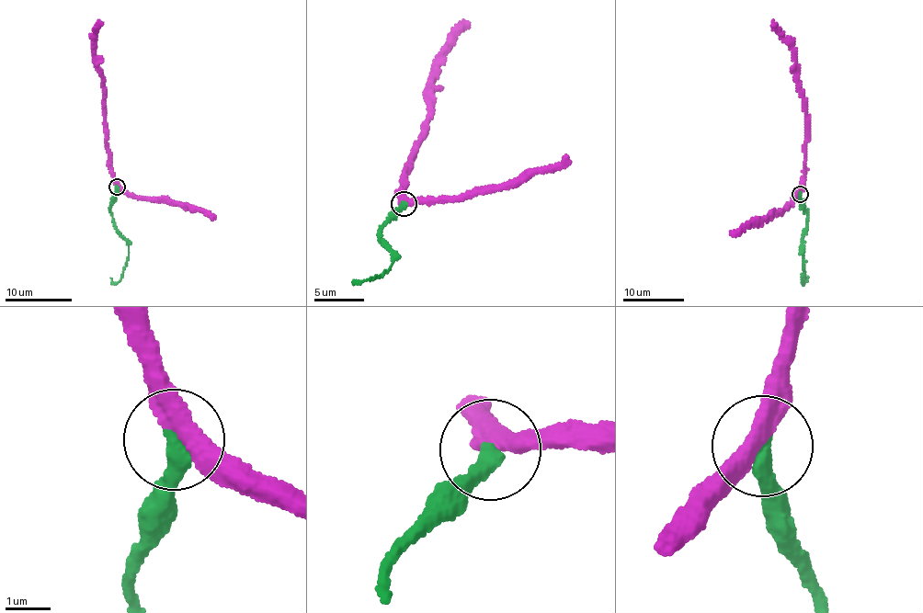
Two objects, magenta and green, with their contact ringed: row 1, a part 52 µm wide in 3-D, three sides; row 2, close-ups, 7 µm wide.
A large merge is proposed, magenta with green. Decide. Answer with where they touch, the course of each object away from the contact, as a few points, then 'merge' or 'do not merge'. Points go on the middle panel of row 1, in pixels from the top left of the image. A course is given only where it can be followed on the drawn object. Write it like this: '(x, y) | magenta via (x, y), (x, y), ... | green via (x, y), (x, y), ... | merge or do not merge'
(404, 203) | magenta via (404, 202), (404, 175), (430, 116), (428, 93), (463, 19) | green via (404, 203), (380, 232), (379, 241), (393, 255), (387, 273), (352, 282) | merge

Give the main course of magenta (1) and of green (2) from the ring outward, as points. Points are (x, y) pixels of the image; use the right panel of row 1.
1: (799, 193), (806, 151), (806, 108), (793, 45), (783, 38), (772, 19)
2: (799, 194), (808, 226), (803, 237), (802, 282), (807, 278)

